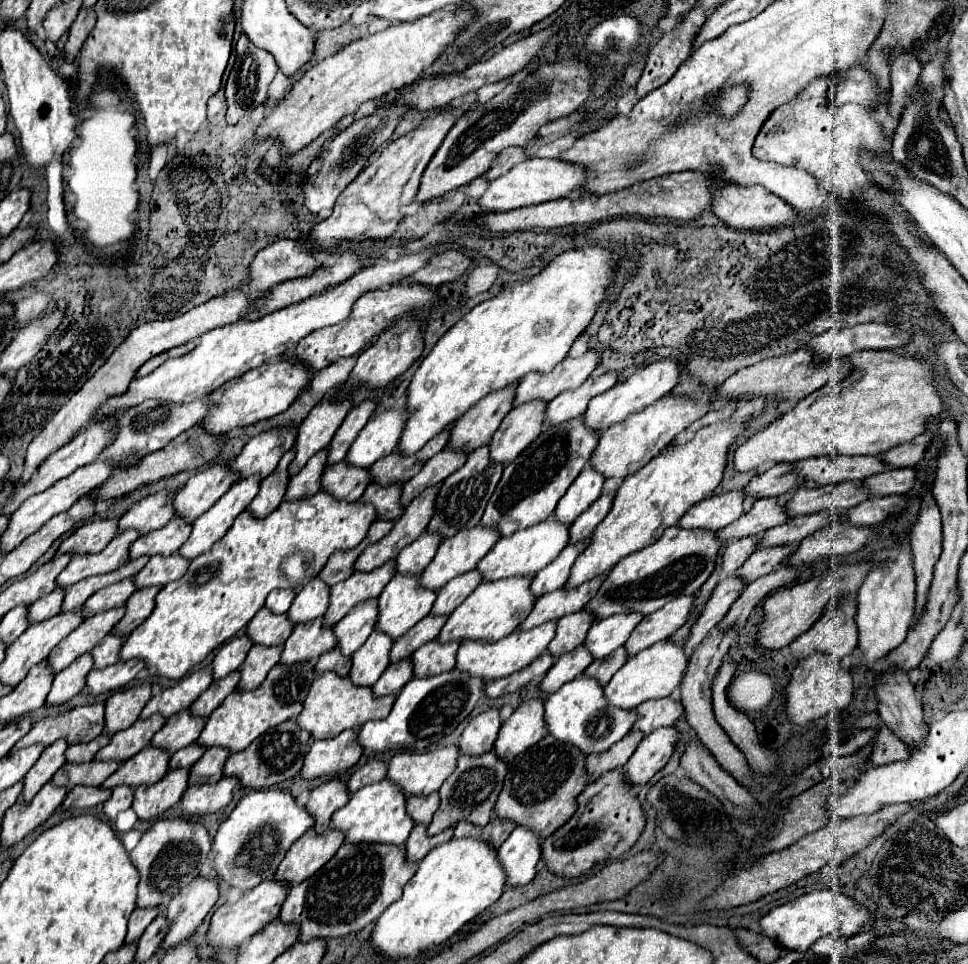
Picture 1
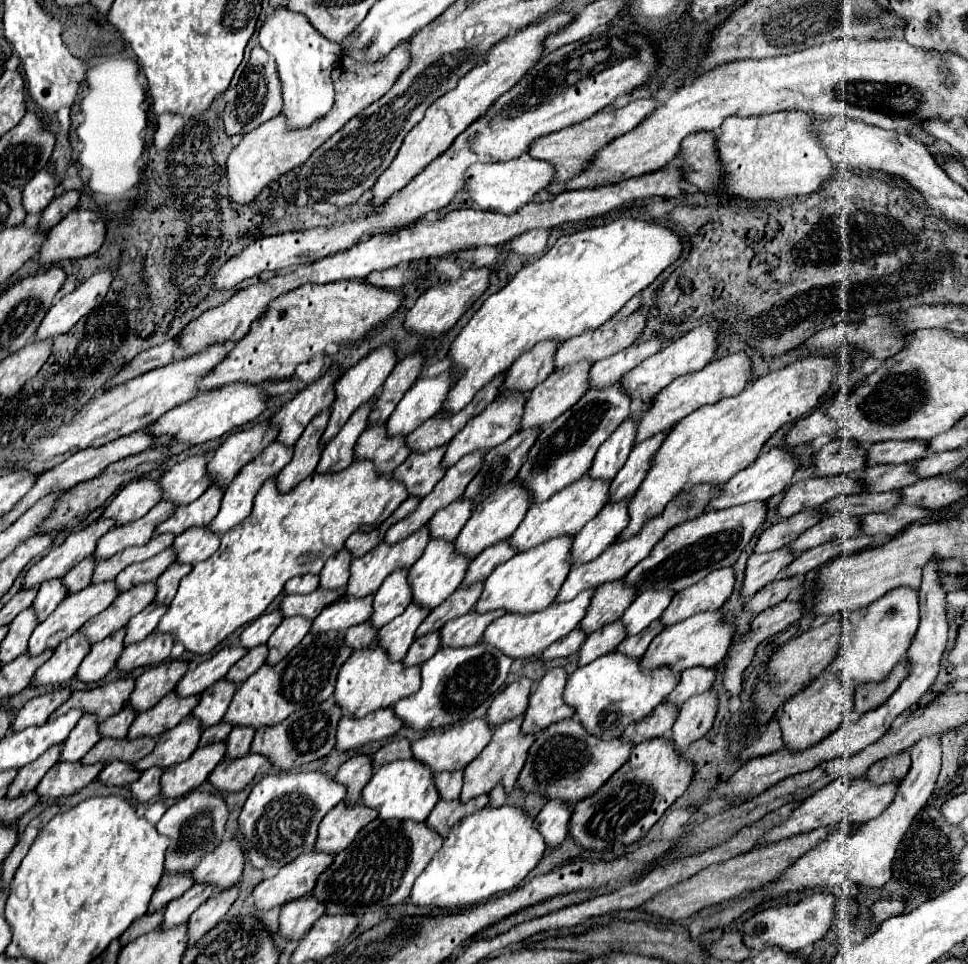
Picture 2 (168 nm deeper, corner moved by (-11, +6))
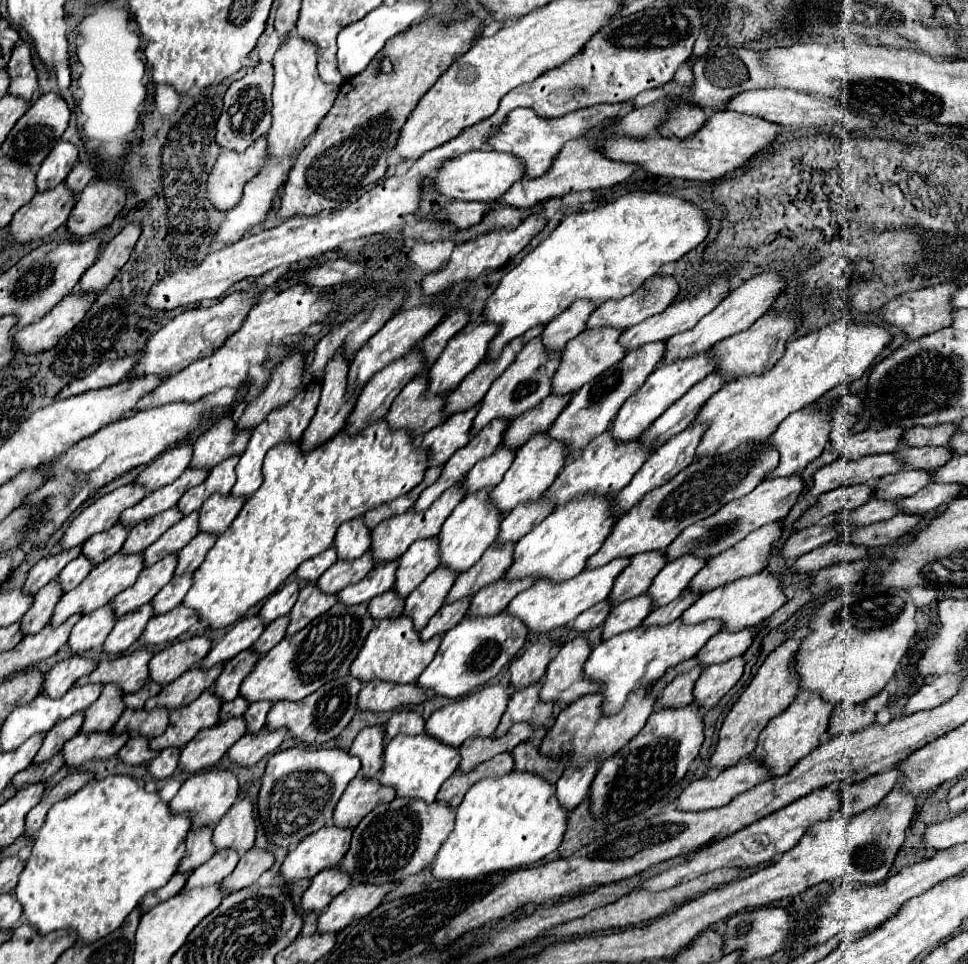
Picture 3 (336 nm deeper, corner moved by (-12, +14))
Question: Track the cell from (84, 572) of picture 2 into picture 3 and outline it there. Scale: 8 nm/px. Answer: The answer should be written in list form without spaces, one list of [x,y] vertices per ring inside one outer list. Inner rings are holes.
[[[116,523],[110,529],[106,529],[104,533],[92,535],[84,543],[82,553],[86,557],[90,557],[94,561],[94,565],[98,565],[98,563],[102,563],[104,559],[108,559],[110,555],[114,555],[114,553],[118,553],[122,549],[128,533],[130,533],[130,527],[126,527],[124,523]]]

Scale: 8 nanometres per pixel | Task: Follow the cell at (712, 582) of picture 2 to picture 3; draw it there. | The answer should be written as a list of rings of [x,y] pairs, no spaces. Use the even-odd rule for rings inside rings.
[[[776,521],[776,523],[768,523],[760,529],[756,529],[754,533],[750,533],[746,539],[742,539],[740,543],[736,543],[734,547],[726,549],[724,553],[712,557],[706,567],[702,571],[698,571],[698,575],[690,581],[690,589],[698,589],[700,593],[708,593],[710,589],[716,589],[720,585],[726,585],[726,583],[732,583],[740,577],[746,577],[746,575],[754,575],[754,573],[760,573],[766,565],[768,565],[768,559],[770,559],[770,553],[772,553],[772,547],[774,543],[782,537],[782,523]]]

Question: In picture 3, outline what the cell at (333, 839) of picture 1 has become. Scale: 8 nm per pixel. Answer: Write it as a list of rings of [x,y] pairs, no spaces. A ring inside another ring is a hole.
[[[362,775],[352,779],[348,789],[334,811],[334,825],[338,827],[356,827],[368,811],[380,803],[388,803],[396,797],[396,791],[390,785],[380,785],[378,779],[364,781]]]

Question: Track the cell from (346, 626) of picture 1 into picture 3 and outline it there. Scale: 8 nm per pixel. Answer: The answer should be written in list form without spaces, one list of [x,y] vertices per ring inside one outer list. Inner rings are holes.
[[[436,537],[416,541],[410,549],[400,557],[400,567],[396,571],[396,585],[400,597],[408,597],[440,563],[436,557]]]

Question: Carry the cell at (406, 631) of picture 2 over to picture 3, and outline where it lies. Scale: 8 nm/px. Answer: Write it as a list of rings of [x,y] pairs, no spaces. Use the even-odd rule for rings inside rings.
[[[440,565],[406,597],[404,615],[414,617],[416,629],[422,629],[444,605],[444,599],[452,589],[456,577],[458,573],[452,573],[452,569],[444,569],[444,565]]]

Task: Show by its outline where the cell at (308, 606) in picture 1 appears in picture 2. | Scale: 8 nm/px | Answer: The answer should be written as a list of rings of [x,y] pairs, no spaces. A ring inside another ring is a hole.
[[[347,549],[333,555],[319,573],[319,587],[327,591],[343,589],[349,581],[349,563],[351,563],[351,555],[347,553]]]

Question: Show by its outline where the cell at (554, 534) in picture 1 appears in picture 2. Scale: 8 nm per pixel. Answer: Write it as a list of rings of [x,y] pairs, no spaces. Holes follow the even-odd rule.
[[[587,475],[583,479],[579,479],[575,485],[569,485],[567,489],[563,489],[561,493],[555,493],[555,497],[551,497],[545,503],[535,503],[529,507],[525,519],[521,521],[521,525],[515,529],[515,533],[509,539],[509,545],[517,551],[529,551],[549,539],[555,537],[573,537],[577,535],[585,523],[589,523],[605,505],[607,501],[607,485],[603,481],[591,481]]]

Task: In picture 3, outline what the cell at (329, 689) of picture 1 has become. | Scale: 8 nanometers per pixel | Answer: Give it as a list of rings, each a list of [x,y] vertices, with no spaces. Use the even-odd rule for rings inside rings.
[[[400,615],[396,619],[384,619],[366,637],[362,651],[358,653],[356,661],[350,667],[350,675],[360,681],[380,679],[380,681],[392,681],[392,683],[414,683],[416,677],[420,677],[420,673],[428,667],[428,663],[436,655],[440,641],[442,641],[442,635],[422,641],[420,631],[414,629],[412,617],[408,615]]]

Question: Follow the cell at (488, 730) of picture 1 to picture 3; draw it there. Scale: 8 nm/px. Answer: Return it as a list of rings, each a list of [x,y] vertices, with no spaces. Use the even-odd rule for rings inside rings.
[[[540,635],[534,645],[530,645],[518,659],[512,661],[510,685],[514,689],[522,689],[522,687],[528,687],[528,685],[540,681],[550,663],[552,647],[554,647],[552,639],[548,635]]]

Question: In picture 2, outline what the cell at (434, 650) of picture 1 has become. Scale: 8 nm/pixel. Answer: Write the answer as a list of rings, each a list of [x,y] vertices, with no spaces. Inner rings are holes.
[[[469,611],[463,617],[457,617],[441,627],[441,647],[469,647],[477,645],[483,631],[493,623],[497,617],[501,617],[503,611],[491,611],[485,615],[479,615],[475,611]]]

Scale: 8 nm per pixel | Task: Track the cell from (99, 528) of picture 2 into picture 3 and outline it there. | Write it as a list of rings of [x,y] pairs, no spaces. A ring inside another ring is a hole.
[[[122,485],[114,489],[112,493],[106,493],[98,497],[90,507],[86,507],[68,527],[68,531],[62,537],[62,549],[72,549],[84,541],[88,541],[94,533],[110,529],[120,513],[144,499],[148,489],[142,485]]]

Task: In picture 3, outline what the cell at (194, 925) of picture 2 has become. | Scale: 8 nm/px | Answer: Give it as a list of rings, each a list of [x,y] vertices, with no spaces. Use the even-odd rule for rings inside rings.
[[[252,847],[252,849],[248,849],[248,853],[244,853],[240,857],[236,869],[222,883],[230,891],[244,889],[248,885],[254,885],[258,881],[258,877],[264,871],[268,871],[272,865],[274,865],[274,855],[268,849]]]

